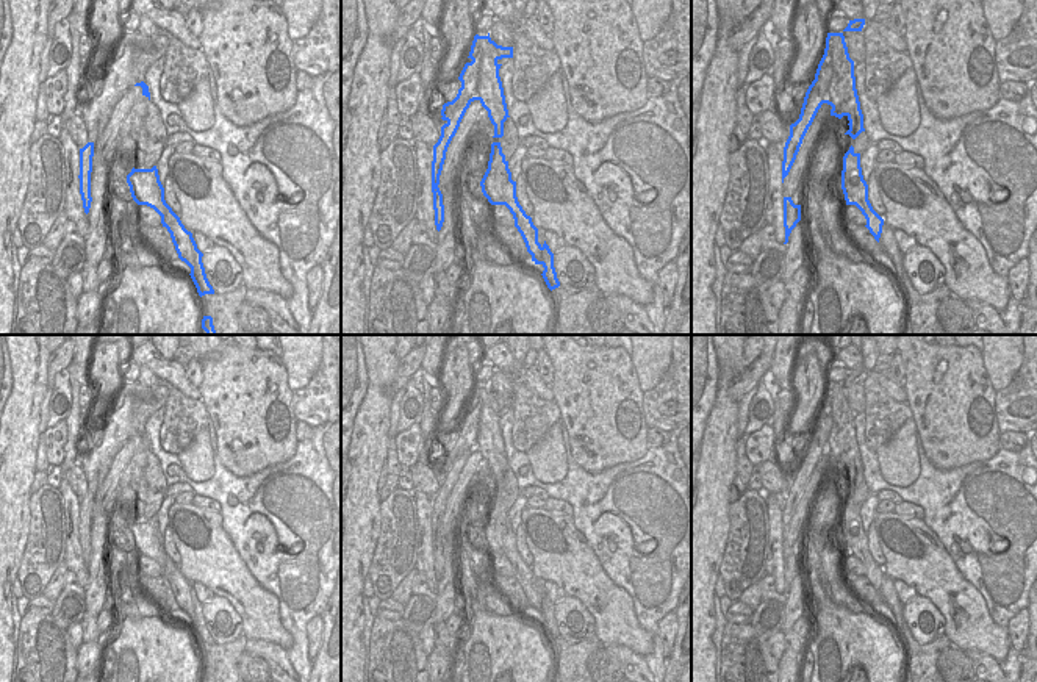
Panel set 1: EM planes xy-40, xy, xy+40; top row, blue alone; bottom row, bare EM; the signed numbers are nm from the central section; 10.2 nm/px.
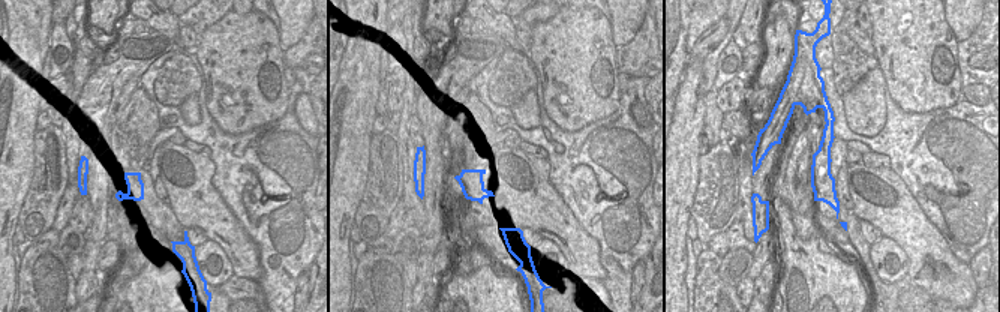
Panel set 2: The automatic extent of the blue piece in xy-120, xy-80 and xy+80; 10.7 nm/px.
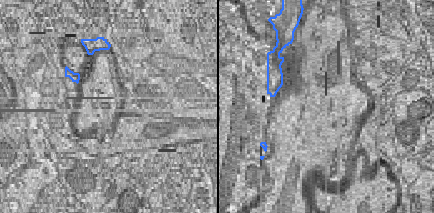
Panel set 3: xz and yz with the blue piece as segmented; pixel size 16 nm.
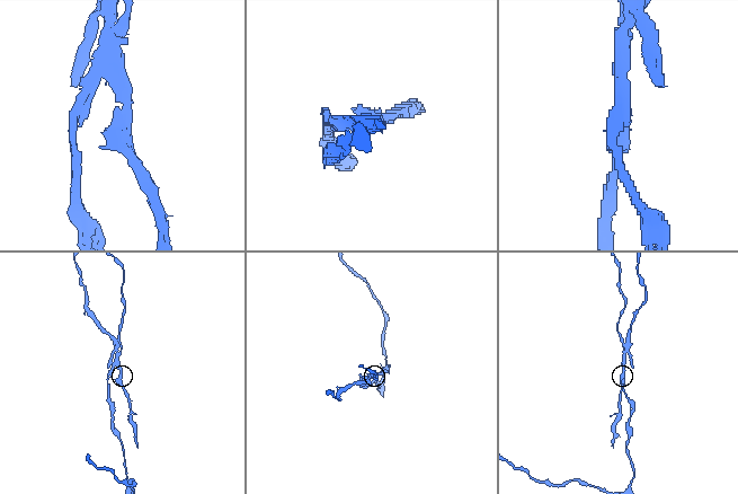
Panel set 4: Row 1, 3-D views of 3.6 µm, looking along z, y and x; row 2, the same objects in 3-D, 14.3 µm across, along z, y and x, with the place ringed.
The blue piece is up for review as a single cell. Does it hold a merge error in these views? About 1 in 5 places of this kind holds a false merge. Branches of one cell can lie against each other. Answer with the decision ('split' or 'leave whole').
split

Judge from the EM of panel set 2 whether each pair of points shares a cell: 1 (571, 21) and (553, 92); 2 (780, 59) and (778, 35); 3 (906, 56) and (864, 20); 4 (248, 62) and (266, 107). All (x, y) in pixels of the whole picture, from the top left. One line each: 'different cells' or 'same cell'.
1: same cell
2: same cell
3: different cells
4: same cell

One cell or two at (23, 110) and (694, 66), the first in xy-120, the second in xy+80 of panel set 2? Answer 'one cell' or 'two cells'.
one cell

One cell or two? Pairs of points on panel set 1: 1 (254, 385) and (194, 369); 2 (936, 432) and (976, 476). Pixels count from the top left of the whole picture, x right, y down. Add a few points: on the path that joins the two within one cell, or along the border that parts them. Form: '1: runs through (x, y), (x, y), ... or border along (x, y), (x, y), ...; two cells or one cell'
1: border along (196, 354), (200, 362), (202, 377), (199, 388); two cells
2: border along (1000, 448), (989, 459), (959, 466), (931, 463); two cells

